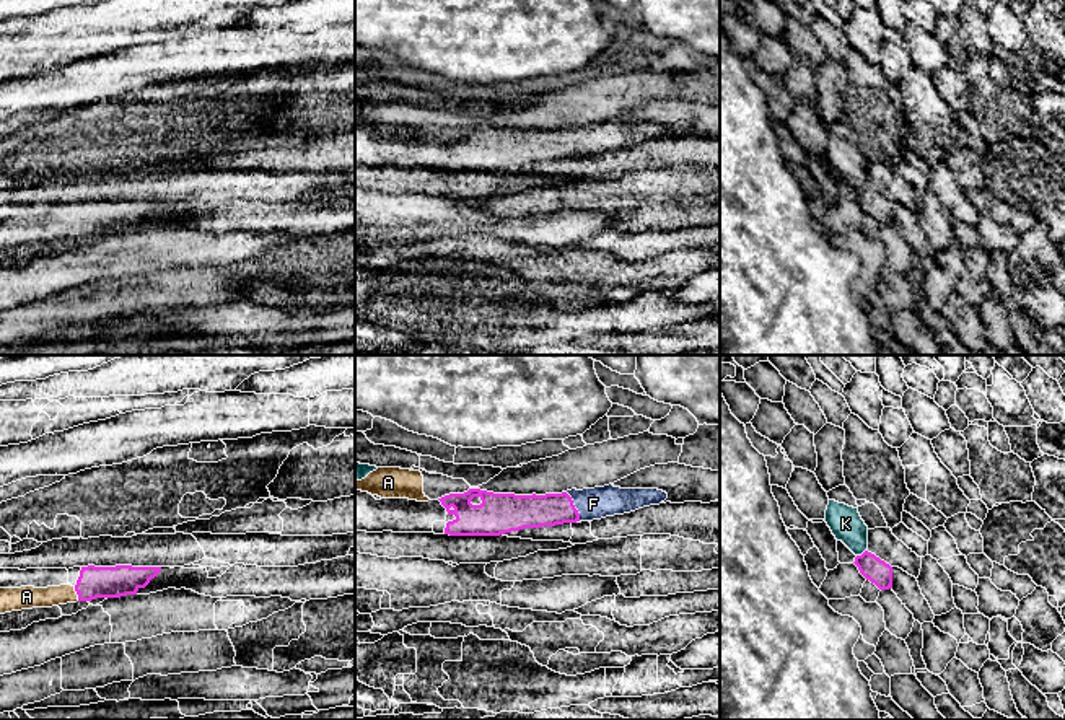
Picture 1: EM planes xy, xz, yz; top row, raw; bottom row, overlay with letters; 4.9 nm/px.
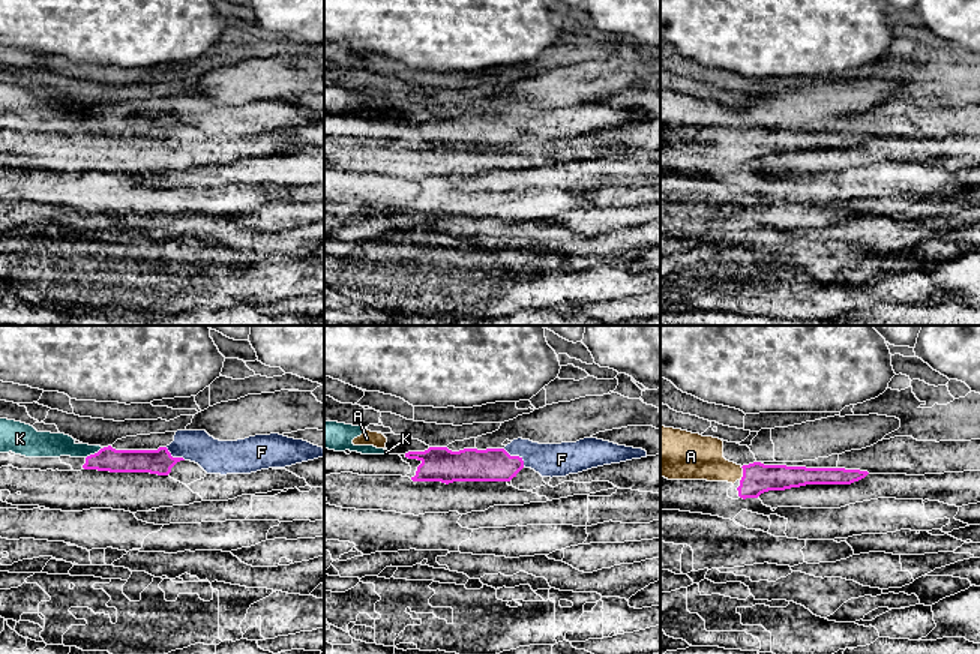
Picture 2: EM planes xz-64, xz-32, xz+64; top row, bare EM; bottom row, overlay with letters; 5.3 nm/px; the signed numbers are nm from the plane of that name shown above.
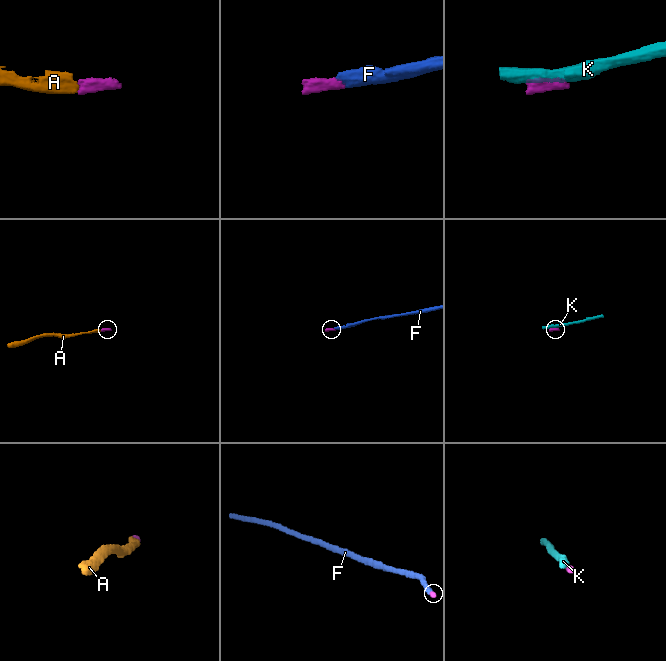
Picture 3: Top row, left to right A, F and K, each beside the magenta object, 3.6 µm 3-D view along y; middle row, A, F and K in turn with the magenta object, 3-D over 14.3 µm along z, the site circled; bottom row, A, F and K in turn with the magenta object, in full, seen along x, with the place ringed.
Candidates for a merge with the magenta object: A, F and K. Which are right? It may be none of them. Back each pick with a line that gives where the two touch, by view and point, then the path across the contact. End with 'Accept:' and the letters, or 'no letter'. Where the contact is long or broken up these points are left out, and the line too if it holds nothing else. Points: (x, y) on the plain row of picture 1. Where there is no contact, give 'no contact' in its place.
A: contact xy (77, 228); way xy (95, 217), (77, 228), (26, 232)
F: contact xz (574, 142); way xz (533, 145), (574, 142), (593, 139)
Accept: A, F

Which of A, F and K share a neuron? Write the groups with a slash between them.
A F / K

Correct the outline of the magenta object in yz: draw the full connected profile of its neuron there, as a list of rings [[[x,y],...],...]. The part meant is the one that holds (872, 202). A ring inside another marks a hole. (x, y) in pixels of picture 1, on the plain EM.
[[[865,186],[861,191],[855,192],[853,199],[858,202],[860,209],[879,225],[892,223],[892,202],[874,189]]]

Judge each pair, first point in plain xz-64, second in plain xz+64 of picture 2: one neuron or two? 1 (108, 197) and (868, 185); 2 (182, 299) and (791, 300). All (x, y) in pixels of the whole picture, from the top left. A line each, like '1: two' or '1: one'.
1: two
2: one

